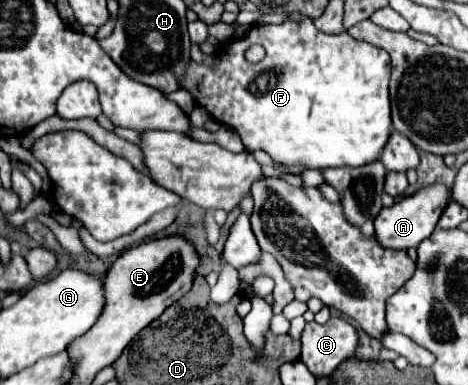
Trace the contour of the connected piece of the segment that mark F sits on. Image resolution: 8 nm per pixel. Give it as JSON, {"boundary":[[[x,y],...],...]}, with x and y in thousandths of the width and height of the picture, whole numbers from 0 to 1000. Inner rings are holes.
{"boundary":[[[643,47],[643,52],[618,52],[605,62],[575,62],[575,68],[536,68],[536,78],[528,83],[524,99],[498,104],[485,125],[468,125],[468,151],[472,161],[459,171],[429,171],[408,161],[408,171],[400,177],[400,203],[391,203],[391,229],[404,234],[412,244],[412,255],[421,260],[425,275],[434,275],[464,317],[506,338],[506,348],[515,353],[519,374],[528,390],[566,390],[583,416],[618,426],[618,431],[643,431],[656,442],[690,442],[690,436],[729,436],[729,431],[746,431],[746,436],[767,436],[793,421],[806,421],[831,353],[835,353],[835,270],[831,270],[831,197],[835,197],[835,151],[823,130],[793,119],[784,109],[759,104],[750,99],[741,83],[724,83],[724,88],[694,88],[686,78],[673,73],[665,47]],[[536,114],[558,114],[566,125],[566,151],[553,166],[532,166],[524,161],[519,140]]]}

